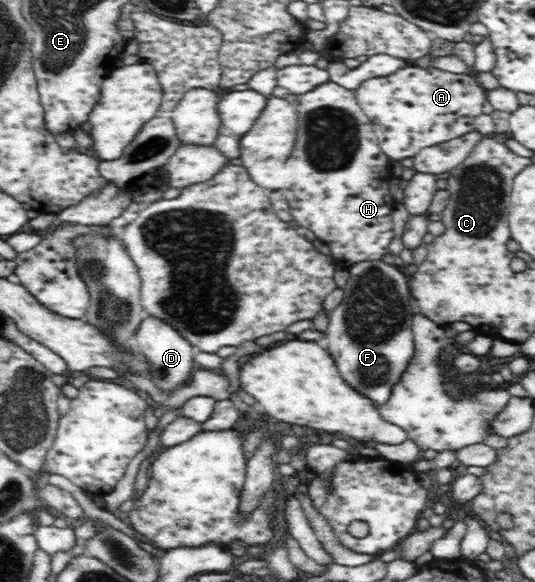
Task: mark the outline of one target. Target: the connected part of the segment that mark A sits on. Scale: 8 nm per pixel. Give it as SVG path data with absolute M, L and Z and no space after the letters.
M414 65L387 77L370 77L354 92L373 124L380 148L393 160L413 157L421 149L476 131L475 119L482 114L483 103L488 100L477 76Z

